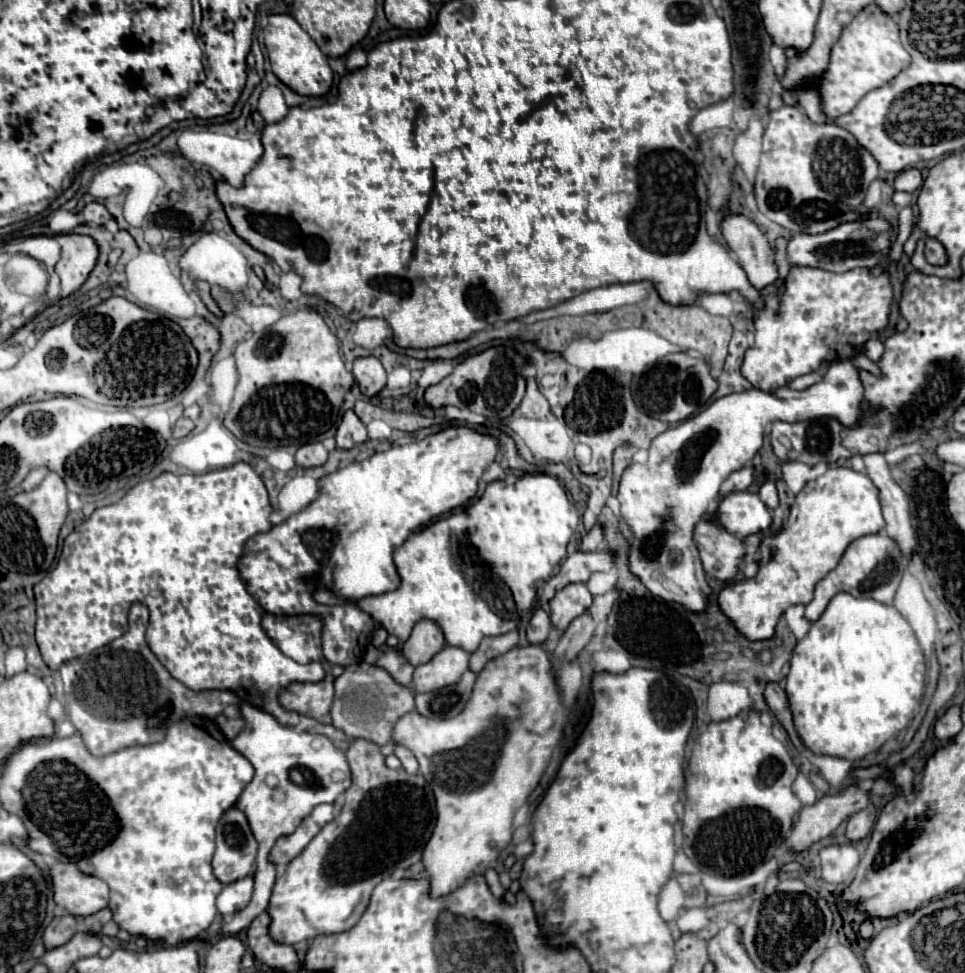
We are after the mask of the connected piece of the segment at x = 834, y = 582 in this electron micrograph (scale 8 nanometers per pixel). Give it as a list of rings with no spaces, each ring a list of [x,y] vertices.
[[[885,533],[867,535],[867,537],[853,541],[847,547],[845,555],[841,557],[839,565],[825,579],[821,579],[817,583],[813,601],[809,605],[805,605],[805,619],[811,623],[817,621],[821,617],[821,613],[825,611],[825,607],[829,605],[829,601],[841,591],[851,593],[853,597],[867,597],[867,599],[875,599],[885,605],[891,605],[897,585],[901,581],[903,569],[905,569],[905,563],[901,559],[901,551],[899,551],[897,543],[891,537],[887,537]]]

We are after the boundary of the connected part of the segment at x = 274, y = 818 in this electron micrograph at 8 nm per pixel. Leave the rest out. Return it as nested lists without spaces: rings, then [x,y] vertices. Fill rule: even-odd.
[[[249,703],[241,705],[241,713],[245,719],[243,731],[231,741],[231,747],[243,753],[245,759],[255,769],[253,781],[243,789],[237,809],[245,813],[249,819],[251,831],[259,843],[257,865],[255,865],[255,891],[251,903],[227,919],[221,927],[223,935],[237,935],[241,929],[249,927],[251,921],[267,909],[271,889],[275,883],[275,865],[267,859],[271,847],[281,835],[289,835],[321,803],[335,803],[335,799],[349,789],[351,773],[345,755],[325,737],[307,731],[295,731],[293,727],[279,725],[273,715],[255,709]],[[267,775],[275,775],[279,779],[277,787],[269,787],[265,783]]]

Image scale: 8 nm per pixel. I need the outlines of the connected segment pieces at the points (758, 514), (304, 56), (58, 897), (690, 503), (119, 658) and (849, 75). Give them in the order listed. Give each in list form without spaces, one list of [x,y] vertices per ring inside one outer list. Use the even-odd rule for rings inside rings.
[[[739,491],[727,495],[717,507],[719,523],[737,535],[753,535],[771,527],[771,509],[759,499],[757,493]]]
[[[271,15],[269,23],[263,31],[263,43],[267,47],[267,55],[271,61],[273,73],[299,95],[319,97],[331,89],[333,71],[327,63],[327,57],[321,53],[317,43],[309,37],[307,31],[291,17],[291,15]]]
[[[53,863],[49,867],[53,899],[71,915],[87,917],[109,905],[109,887],[97,877],[83,875],[75,863]]]
[[[835,361],[831,363],[823,381],[803,389],[793,391],[789,387],[781,387],[775,393],[765,393],[761,389],[749,389],[743,393],[731,393],[727,397],[715,399],[705,411],[695,417],[689,417],[665,433],[657,435],[649,447],[647,463],[633,463],[623,471],[617,499],[621,503],[621,517],[633,533],[629,541],[629,571],[639,577],[639,581],[651,591],[651,595],[661,597],[669,603],[679,603],[683,609],[691,613],[705,613],[711,601],[713,589],[709,587],[707,575],[703,571],[699,551],[693,543],[693,529],[711,511],[715,497],[719,495],[721,483],[743,465],[749,465],[753,455],[759,451],[763,443],[763,427],[773,421],[807,421],[815,417],[833,417],[845,427],[855,427],[865,417],[861,403],[865,401],[863,383],[859,381],[859,371],[851,361]]]
[[[135,603],[129,611],[129,629],[125,635],[115,639],[113,643],[93,651],[83,663],[83,675],[77,683],[75,691],[71,693],[67,715],[75,729],[81,733],[87,749],[95,757],[103,757],[115,753],[119,749],[131,745],[153,745],[155,741],[163,741],[165,731],[169,725],[183,717],[207,717],[215,719],[223,713],[227,705],[237,705],[239,697],[233,691],[191,691],[181,681],[169,675],[169,671],[159,663],[155,653],[149,649],[145,641],[145,629],[149,621],[149,611],[145,605]]]
[[[875,5],[865,7],[843,29],[839,41],[831,49],[829,67],[817,83],[817,89],[823,99],[825,115],[829,119],[835,119],[839,115],[849,113],[863,95],[885,85],[885,81],[891,81],[909,63],[911,63],[911,57],[899,41],[897,23],[891,17],[887,17],[879,7],[875,7]]]

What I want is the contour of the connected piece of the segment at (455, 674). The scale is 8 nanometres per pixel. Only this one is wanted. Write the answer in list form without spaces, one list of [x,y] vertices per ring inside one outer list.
[[[443,647],[429,663],[415,667],[413,673],[413,689],[415,693],[429,693],[435,689],[443,689],[447,685],[455,685],[459,677],[467,671],[469,653],[459,647]]]

